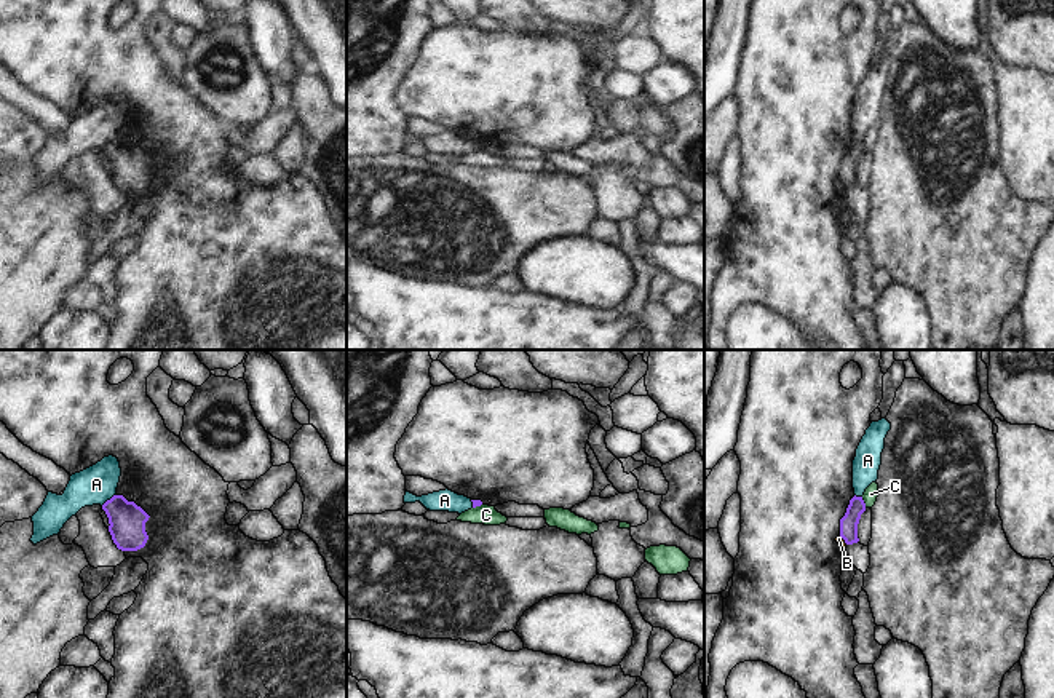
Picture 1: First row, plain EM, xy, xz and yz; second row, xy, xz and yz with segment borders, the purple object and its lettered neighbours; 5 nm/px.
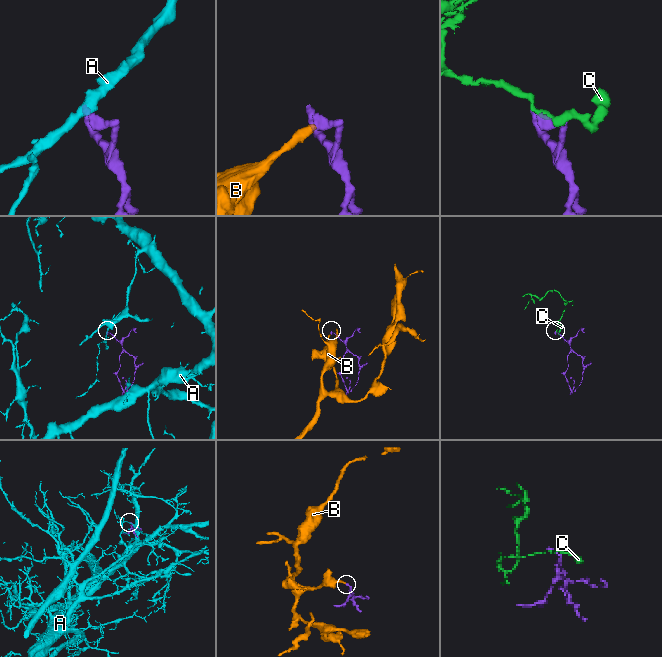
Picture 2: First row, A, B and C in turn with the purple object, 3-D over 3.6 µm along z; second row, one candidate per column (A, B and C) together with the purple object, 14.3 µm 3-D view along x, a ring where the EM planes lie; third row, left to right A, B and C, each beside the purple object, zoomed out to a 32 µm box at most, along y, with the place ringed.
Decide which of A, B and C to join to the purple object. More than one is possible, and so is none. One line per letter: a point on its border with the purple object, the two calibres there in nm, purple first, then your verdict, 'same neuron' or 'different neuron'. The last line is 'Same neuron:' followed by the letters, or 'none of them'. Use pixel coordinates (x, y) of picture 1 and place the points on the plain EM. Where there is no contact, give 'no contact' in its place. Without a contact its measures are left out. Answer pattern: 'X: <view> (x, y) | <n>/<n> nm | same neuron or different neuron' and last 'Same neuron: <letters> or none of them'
A: xy (107, 142) | 180/190 nm | different neuron
B: yz (843, 181) | 100/40 nm | different neuron
C: yz (863, 144) | 100/70 nm | different neuron
Same neuron: none of them

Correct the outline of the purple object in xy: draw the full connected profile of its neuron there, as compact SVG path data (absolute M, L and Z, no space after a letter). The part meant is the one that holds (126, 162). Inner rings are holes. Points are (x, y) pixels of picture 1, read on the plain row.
M113 137L102 152L109 160L109 174L118 192L137 193L145 188L149 182L145 165L150 158L141 149L123 137Z

